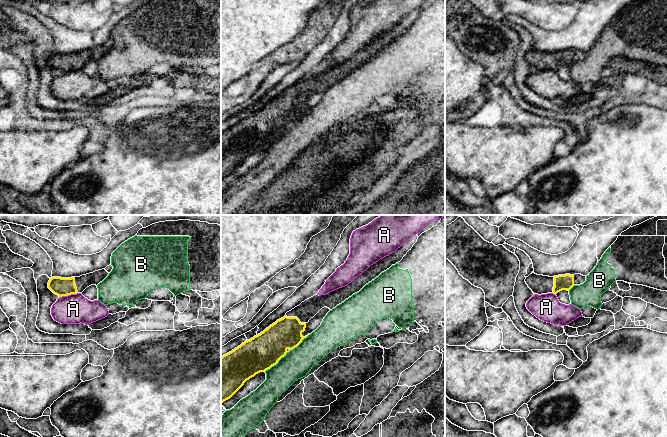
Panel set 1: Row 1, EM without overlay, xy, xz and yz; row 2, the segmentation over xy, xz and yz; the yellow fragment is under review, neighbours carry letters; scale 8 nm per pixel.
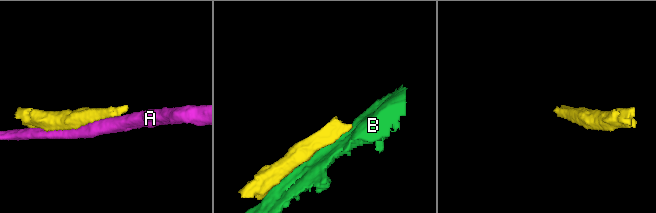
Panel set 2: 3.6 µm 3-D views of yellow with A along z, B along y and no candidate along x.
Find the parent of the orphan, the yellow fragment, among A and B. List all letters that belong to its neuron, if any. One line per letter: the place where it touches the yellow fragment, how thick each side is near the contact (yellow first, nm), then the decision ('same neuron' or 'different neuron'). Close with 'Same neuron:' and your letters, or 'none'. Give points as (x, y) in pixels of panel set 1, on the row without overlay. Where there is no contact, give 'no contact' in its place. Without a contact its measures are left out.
A: meets yellow in xy at (68, 70); 140 nm thick on the yellow side, 240 nm on the other; different neuron
B: meets yellow in xz at (275, 140); 280 nm thick on the yellow side, 220 nm on the other; different neuron
Same neuron: none

